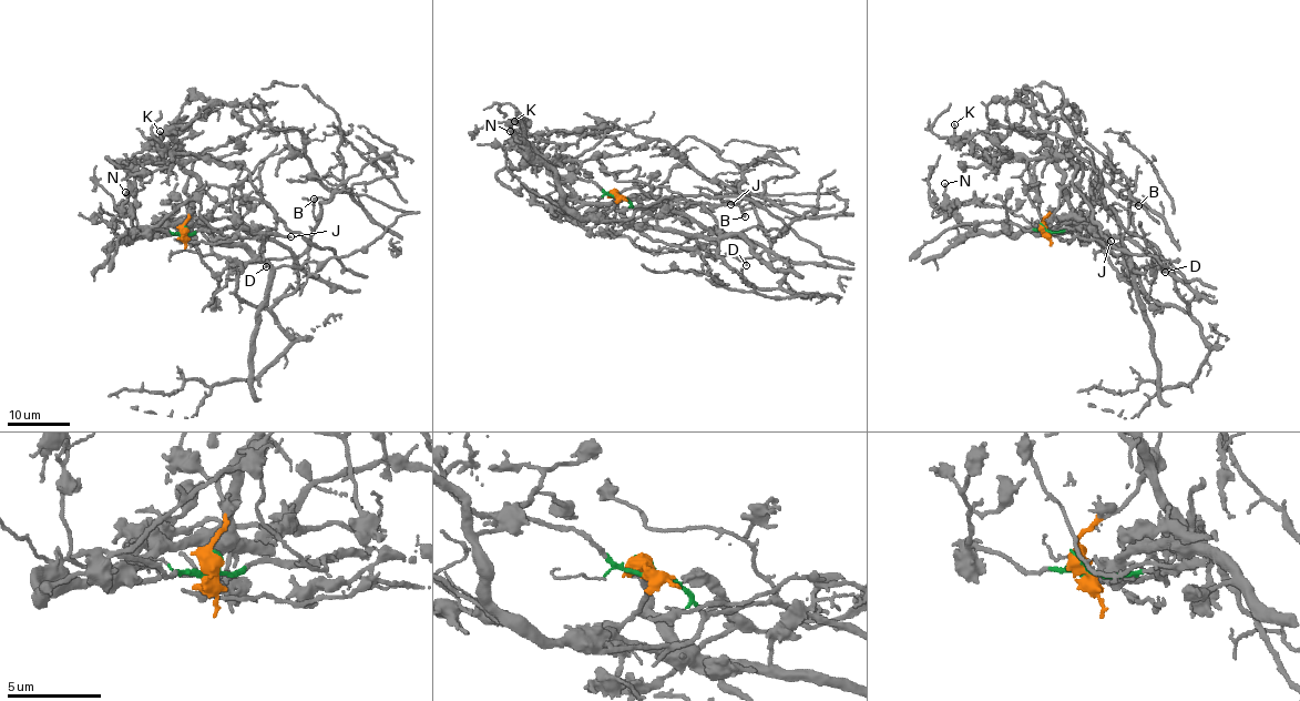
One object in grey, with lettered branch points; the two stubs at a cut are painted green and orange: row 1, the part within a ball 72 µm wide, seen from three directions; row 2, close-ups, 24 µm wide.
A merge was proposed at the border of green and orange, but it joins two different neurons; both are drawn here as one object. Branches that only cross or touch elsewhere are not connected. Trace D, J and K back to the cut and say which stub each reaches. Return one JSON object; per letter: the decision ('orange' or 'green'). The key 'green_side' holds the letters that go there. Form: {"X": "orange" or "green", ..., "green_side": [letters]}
{"D": "green", "J": "green", "K": "orange", "green_side": ["D", "J"]}

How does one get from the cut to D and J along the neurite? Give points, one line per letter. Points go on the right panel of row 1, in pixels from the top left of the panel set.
D: (1045, 229), (1097, 230), (1126, 239), (1164, 264), (1159, 265), (1165, 271)
J: (1045, 229), (1096, 226), (1095, 233), (1109, 241)

